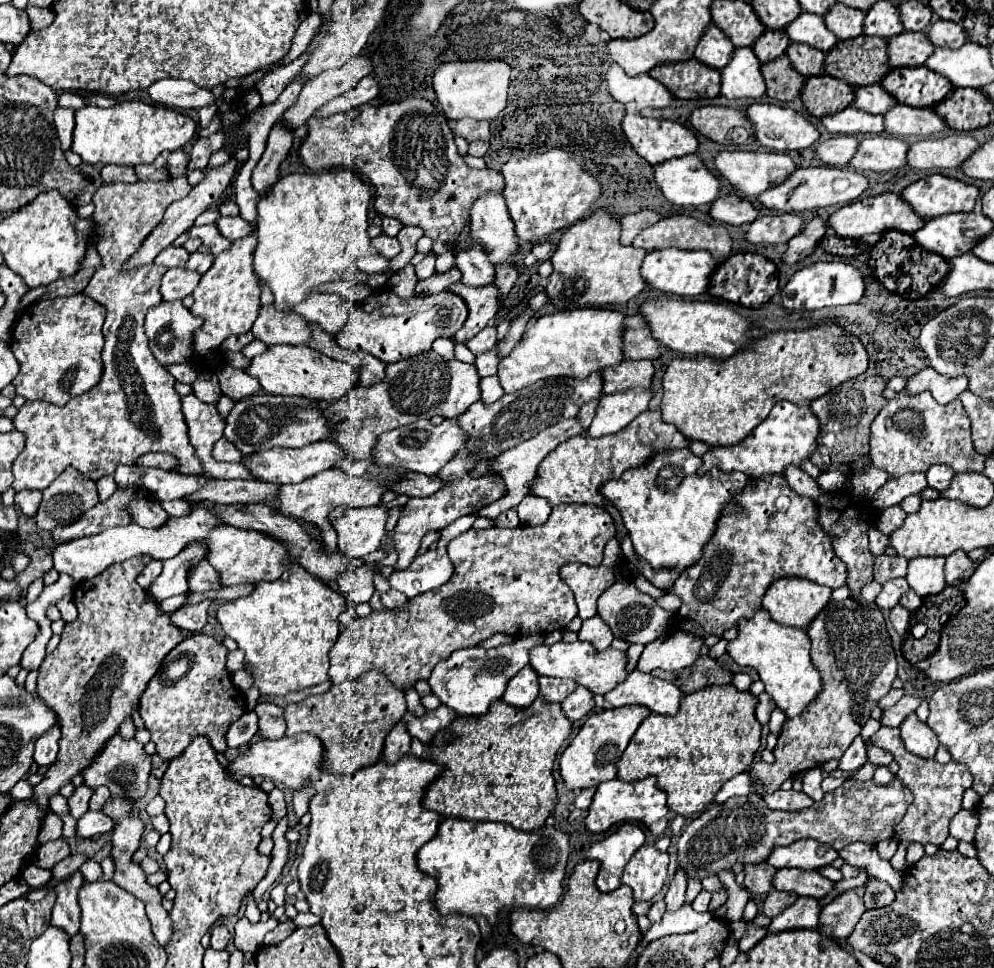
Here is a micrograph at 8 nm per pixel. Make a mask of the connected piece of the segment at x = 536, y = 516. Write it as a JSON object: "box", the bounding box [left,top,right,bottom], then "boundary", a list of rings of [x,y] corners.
{"box":[516,495,552,525],"boundary":[[[526,495],[520,501],[520,505],[516,507],[522,525],[540,525],[540,523],[544,523],[550,515],[550,509],[552,507],[548,505],[548,501],[542,499],[542,497],[536,497],[536,495]]]}

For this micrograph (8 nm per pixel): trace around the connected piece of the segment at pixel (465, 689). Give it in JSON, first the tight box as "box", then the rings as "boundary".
{"box":[428,633,544,715],"boundary":[[[532,633],[520,637],[516,643],[500,645],[494,649],[482,649],[482,647],[468,647],[454,651],[448,659],[466,659],[460,667],[454,669],[442,669],[442,661],[432,669],[428,677],[428,685],[432,693],[452,711],[458,715],[484,715],[488,707],[498,701],[506,689],[506,683],[528,665],[528,653],[532,647],[544,643],[544,633]]]}

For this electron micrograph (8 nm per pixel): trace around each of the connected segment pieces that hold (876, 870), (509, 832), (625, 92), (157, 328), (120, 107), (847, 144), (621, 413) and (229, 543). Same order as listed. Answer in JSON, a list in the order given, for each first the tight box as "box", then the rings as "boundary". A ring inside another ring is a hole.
[{"box":[838,843,902,891],"boundary":[[[854,843],[854,845],[848,845],[846,849],[840,849],[838,857],[844,859],[844,863],[848,863],[852,867],[864,869],[870,877],[876,877],[876,879],[892,883],[894,891],[900,891],[902,873],[894,871],[892,865],[878,855],[876,847],[864,845],[864,843]]]},{"box":[418,817,568,925],"boundary":[[[446,817],[432,841],[418,849],[418,869],[436,877],[436,907],[442,915],[482,915],[492,925],[502,909],[550,909],[562,895],[568,861],[568,835],[558,825],[518,831],[508,823],[466,821]],[[504,901],[526,901],[504,903]]]},{"box":[606,65,674,109],"boundary":[[[612,65],[606,73],[608,91],[620,103],[636,103],[636,109],[662,109],[674,101],[674,95],[650,75],[630,77],[620,69],[620,65]]]},{"box":[144,301,202,365],"boundary":[[[162,301],[148,309],[144,327],[154,357],[162,365],[188,361],[192,357],[192,331],[200,323],[202,319],[194,317],[182,301]]]},{"box":[70,101,196,165],"boundary":[[[124,101],[110,109],[86,105],[76,111],[76,127],[70,149],[90,165],[138,165],[152,163],[162,151],[176,151],[184,147],[194,133],[196,123],[192,117],[164,105],[148,105],[142,101]]]},{"box":[816,137,860,167],"boundary":[[[832,137],[818,145],[816,155],[826,165],[846,167],[850,163],[850,159],[854,157],[858,145],[860,145],[860,139],[856,139],[856,137]]]},{"box":[588,389,652,437],"boundary":[[[626,389],[612,395],[602,395],[596,417],[588,427],[592,437],[614,435],[616,431],[624,429],[634,417],[648,409],[652,399],[652,389]]]},{"box":[202,525,294,587],"boundary":[[[218,525],[208,533],[208,537],[202,543],[208,549],[206,561],[216,569],[220,577],[220,585],[230,587],[230,585],[240,585],[240,583],[260,583],[260,581],[276,581],[284,569],[288,569],[290,563],[294,563],[288,557],[286,547],[256,531],[246,531],[238,529],[232,525]]]}]

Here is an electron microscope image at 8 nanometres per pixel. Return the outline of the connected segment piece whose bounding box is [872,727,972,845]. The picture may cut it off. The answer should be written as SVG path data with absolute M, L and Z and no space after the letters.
M880 727L872 735L872 743L880 749L886 749L894 755L894 759L900 765L898 779L912 791L914 801L910 803L906 815L898 825L894 825L894 835L898 841L908 841L908 843L934 843L942 845L948 837L948 823L950 819L962 809L962 795L968 787L972 787L972 773L968 771L966 765L958 761L948 761L946 765L940 765L936 759L922 759L906 751L902 739L900 739L900 729L898 727Z

